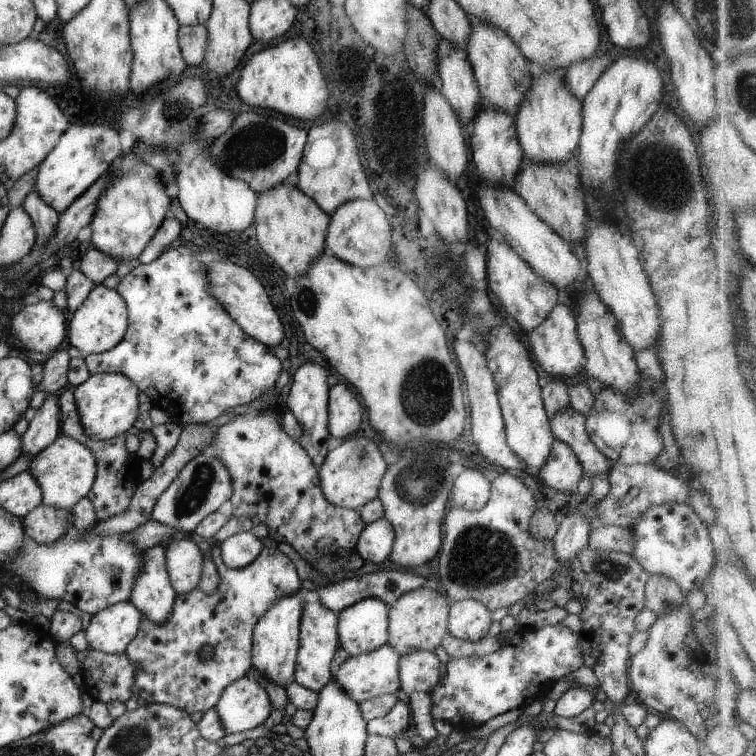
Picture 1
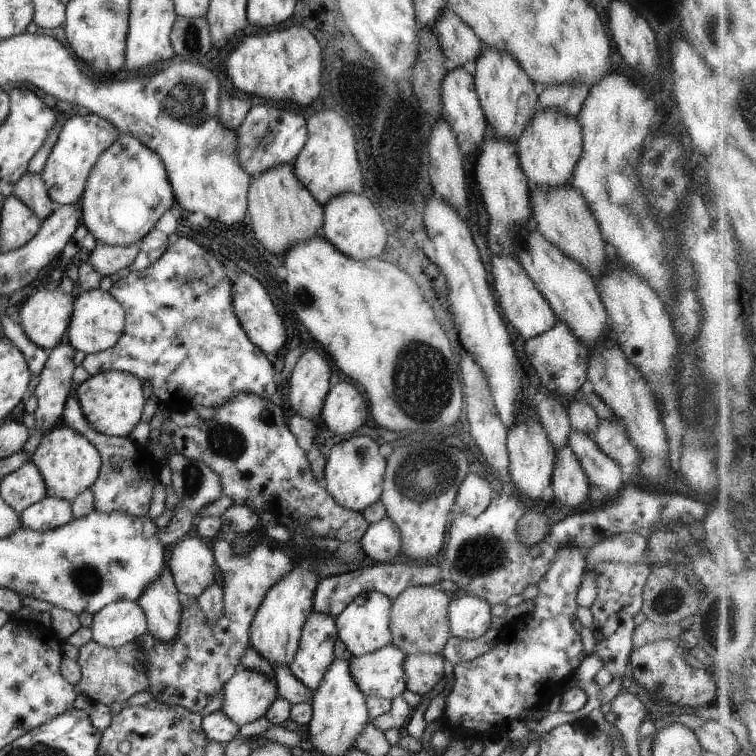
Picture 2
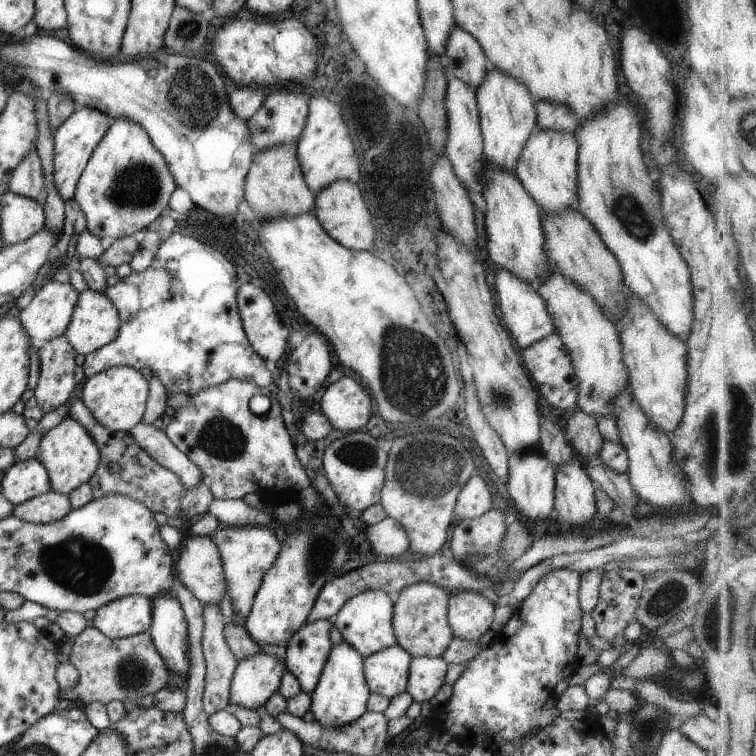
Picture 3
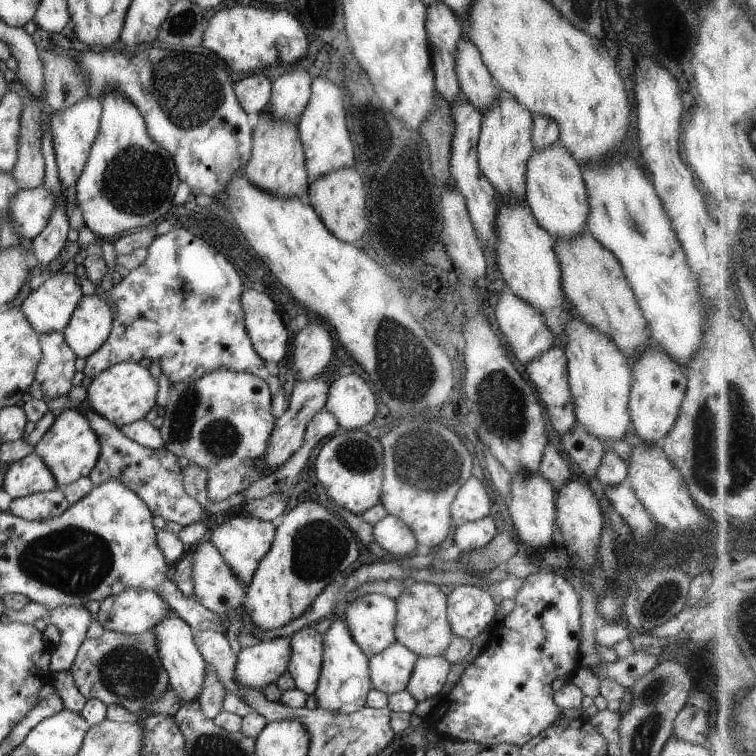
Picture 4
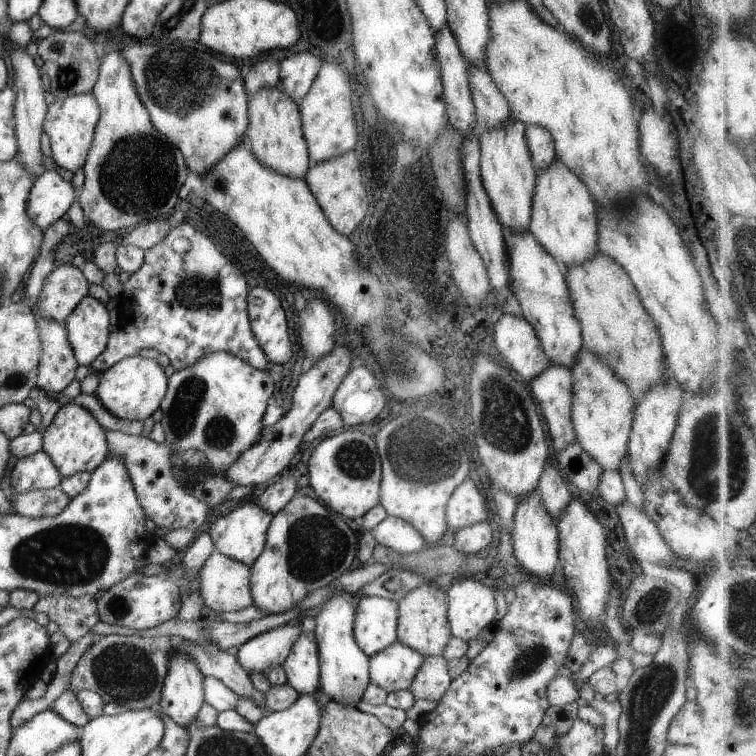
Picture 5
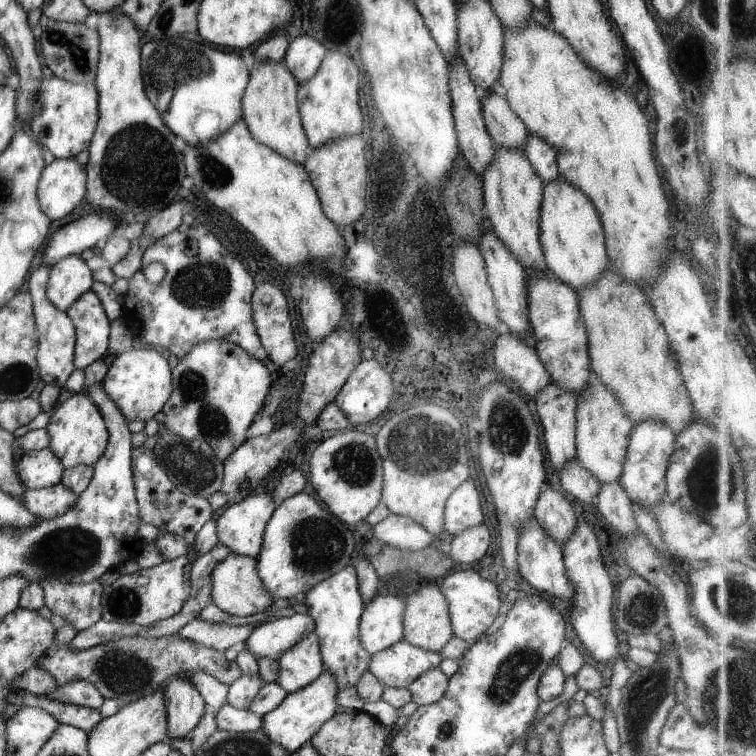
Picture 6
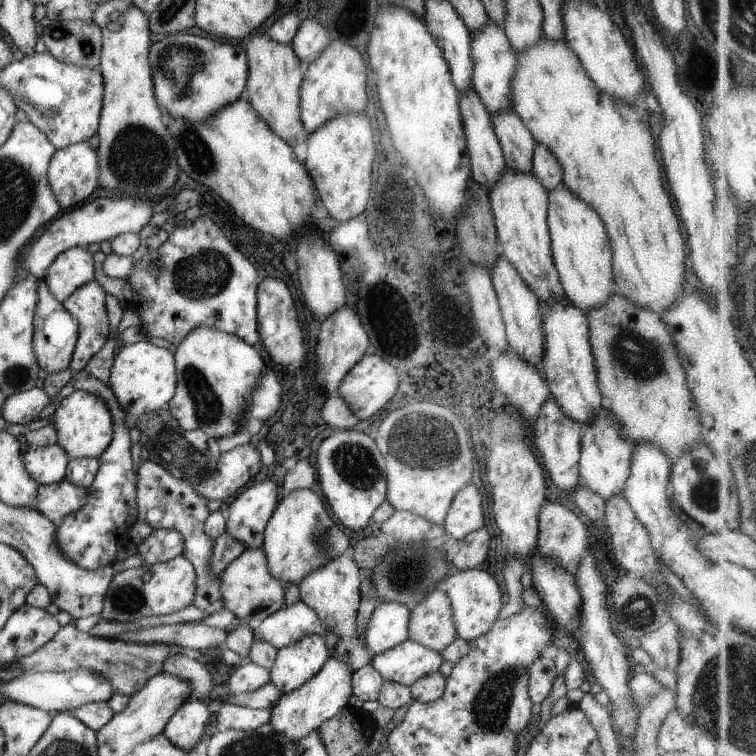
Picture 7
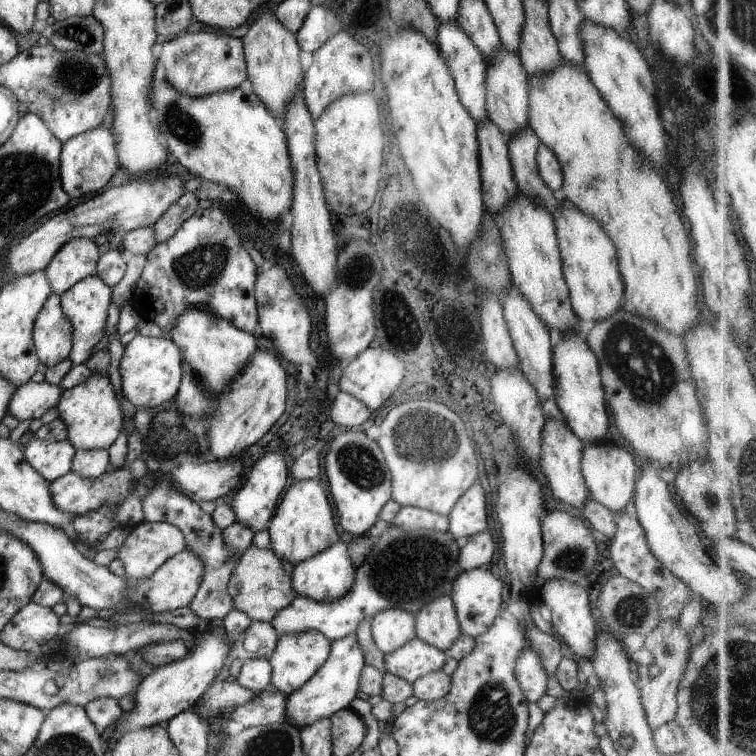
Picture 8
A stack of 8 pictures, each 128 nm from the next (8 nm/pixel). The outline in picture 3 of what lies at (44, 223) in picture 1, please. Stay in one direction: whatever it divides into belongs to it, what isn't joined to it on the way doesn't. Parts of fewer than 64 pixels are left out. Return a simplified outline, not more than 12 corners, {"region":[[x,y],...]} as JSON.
{"region":[[36,149],[15,166],[8,191],[45,202]]}

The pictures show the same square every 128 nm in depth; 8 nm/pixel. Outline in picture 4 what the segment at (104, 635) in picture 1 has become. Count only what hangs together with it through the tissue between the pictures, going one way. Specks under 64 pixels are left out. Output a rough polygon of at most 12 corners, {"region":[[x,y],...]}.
{"region":[[128,588],[103,598],[104,631],[151,631],[170,606],[152,590]]}

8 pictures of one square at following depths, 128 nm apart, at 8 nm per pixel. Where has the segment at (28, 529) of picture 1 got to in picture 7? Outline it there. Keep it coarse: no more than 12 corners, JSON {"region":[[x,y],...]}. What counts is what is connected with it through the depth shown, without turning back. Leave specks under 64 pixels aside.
{"region":[[38,485],[33,508],[52,521],[79,510],[85,487]]}

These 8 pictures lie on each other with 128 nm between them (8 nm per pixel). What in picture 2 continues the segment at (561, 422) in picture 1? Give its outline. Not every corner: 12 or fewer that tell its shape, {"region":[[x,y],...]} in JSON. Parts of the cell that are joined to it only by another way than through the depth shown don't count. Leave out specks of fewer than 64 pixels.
{"region":[[571,430],[567,446],[591,485],[612,495],[626,478],[589,434]]}

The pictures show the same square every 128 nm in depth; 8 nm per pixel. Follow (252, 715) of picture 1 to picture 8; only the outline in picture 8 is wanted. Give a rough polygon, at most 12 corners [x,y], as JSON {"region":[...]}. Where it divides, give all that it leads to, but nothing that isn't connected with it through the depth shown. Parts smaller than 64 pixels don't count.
{"region":[[391,524],[341,598],[296,596],[268,621],[332,641],[363,618],[449,596],[464,541]]}

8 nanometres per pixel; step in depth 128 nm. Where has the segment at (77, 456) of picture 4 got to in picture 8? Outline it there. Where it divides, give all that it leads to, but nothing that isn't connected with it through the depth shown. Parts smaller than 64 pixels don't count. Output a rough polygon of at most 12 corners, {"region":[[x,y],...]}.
{"region":[[107,374],[55,408],[75,450],[107,450],[123,417]]}

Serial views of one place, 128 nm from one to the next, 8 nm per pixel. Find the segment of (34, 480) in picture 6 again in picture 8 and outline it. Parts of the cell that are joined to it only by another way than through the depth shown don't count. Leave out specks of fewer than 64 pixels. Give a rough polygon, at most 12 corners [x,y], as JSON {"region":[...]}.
{"region":[[33,437],[25,460],[47,482],[71,471],[66,440]]}

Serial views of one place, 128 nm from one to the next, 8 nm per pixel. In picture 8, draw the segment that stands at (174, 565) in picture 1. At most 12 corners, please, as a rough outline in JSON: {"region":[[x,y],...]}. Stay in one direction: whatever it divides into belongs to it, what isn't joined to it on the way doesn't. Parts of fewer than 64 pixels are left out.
{"region":[[247,547],[227,580],[232,609],[268,622],[295,597],[269,549]]}

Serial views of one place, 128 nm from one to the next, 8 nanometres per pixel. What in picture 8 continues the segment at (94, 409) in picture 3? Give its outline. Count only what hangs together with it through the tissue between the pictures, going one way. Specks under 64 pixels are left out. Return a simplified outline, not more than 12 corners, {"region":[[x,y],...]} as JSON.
{"region":[[136,334],[119,360],[122,396],[135,409],[174,398],[181,352]]}

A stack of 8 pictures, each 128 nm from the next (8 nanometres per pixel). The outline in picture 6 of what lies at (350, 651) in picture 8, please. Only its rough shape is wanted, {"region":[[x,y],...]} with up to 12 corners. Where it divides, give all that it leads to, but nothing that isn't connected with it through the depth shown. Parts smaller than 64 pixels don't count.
{"region":[[324,669],[262,717],[260,730],[291,754],[339,708]]}

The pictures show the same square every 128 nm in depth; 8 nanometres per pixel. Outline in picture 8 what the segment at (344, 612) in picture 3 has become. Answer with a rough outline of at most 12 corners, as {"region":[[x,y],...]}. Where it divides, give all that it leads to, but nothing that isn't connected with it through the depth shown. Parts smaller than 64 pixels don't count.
{"region":[[385,608],[370,618],[384,655],[415,638],[415,615]]}

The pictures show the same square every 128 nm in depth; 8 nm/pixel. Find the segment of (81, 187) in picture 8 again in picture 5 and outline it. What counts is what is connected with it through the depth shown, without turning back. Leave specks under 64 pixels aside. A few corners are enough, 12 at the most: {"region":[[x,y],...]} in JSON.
{"region":[[45,169],[26,212],[45,231],[74,200],[70,176]]}

